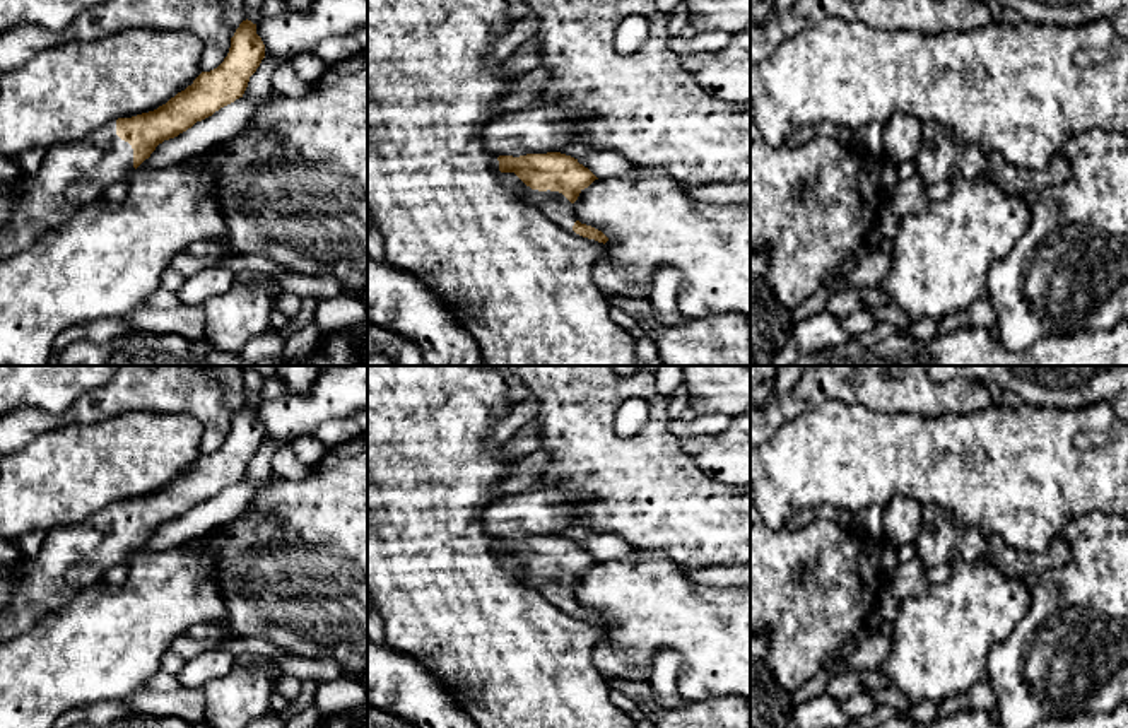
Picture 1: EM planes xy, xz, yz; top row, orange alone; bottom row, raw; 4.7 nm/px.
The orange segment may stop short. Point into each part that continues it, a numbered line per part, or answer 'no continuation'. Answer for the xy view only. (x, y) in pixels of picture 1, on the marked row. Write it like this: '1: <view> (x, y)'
1: xy (72, 175)

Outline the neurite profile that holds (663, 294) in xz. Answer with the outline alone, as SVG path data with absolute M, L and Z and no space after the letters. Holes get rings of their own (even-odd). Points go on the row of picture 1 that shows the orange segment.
M661 268L655 273L646 297L661 325L677 326L687 321L679 309L682 285L684 275L675 268Z

